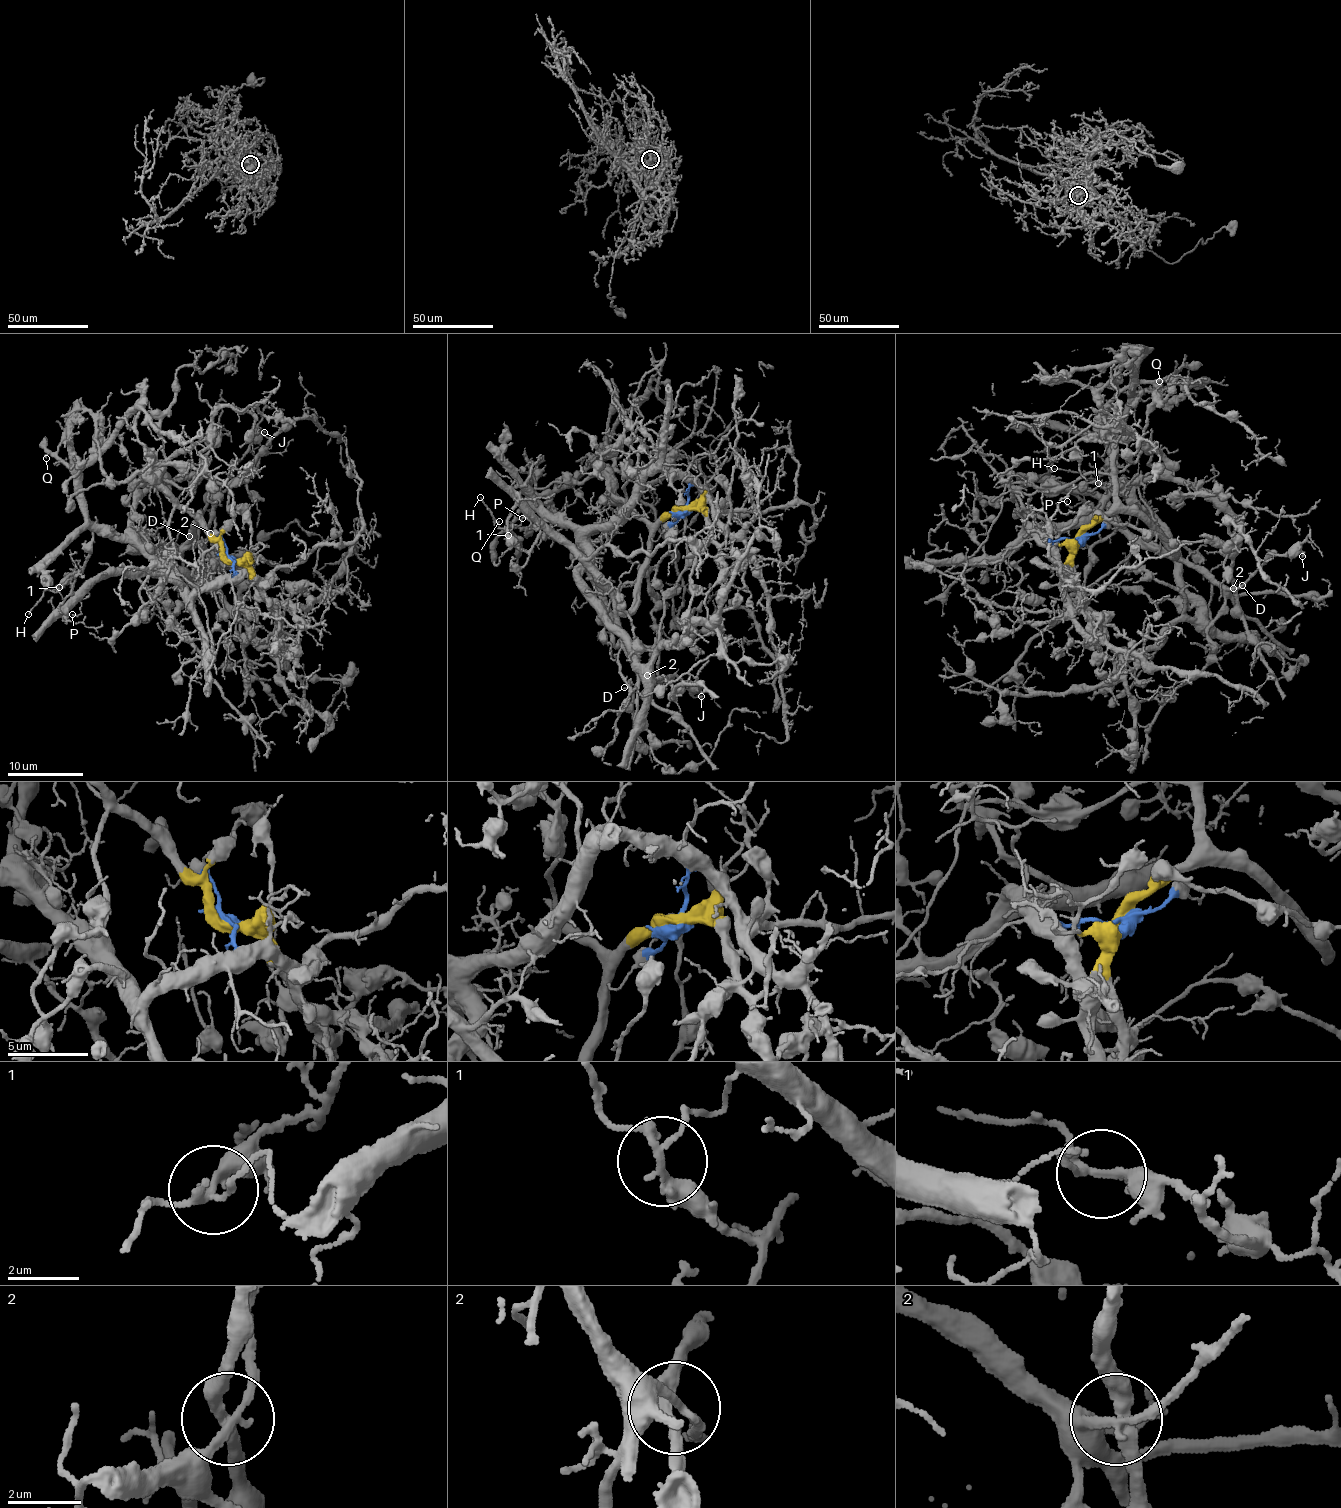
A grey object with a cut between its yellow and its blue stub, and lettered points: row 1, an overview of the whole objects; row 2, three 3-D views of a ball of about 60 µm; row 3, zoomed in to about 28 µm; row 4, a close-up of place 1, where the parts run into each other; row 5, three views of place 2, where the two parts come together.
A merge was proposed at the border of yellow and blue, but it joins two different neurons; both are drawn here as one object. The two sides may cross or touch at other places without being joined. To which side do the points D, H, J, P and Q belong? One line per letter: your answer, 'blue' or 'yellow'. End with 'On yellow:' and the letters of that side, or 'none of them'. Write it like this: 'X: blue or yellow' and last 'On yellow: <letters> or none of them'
D: yellow
H: blue
J: yellow
P: yellow
Q: blue
On yellow: D, J, P

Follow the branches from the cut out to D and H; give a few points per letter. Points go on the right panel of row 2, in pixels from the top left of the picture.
D: (1077, 538), (1107, 516), (1133, 514), (1176, 553), (1178, 559), (1204, 567), (1232, 594), (1242, 586)
H: (1077, 538), (1048, 540), (1029, 526), (1058, 527), (1092, 511), (1115, 454), (1118, 490), (1088, 472), (1053, 468)

